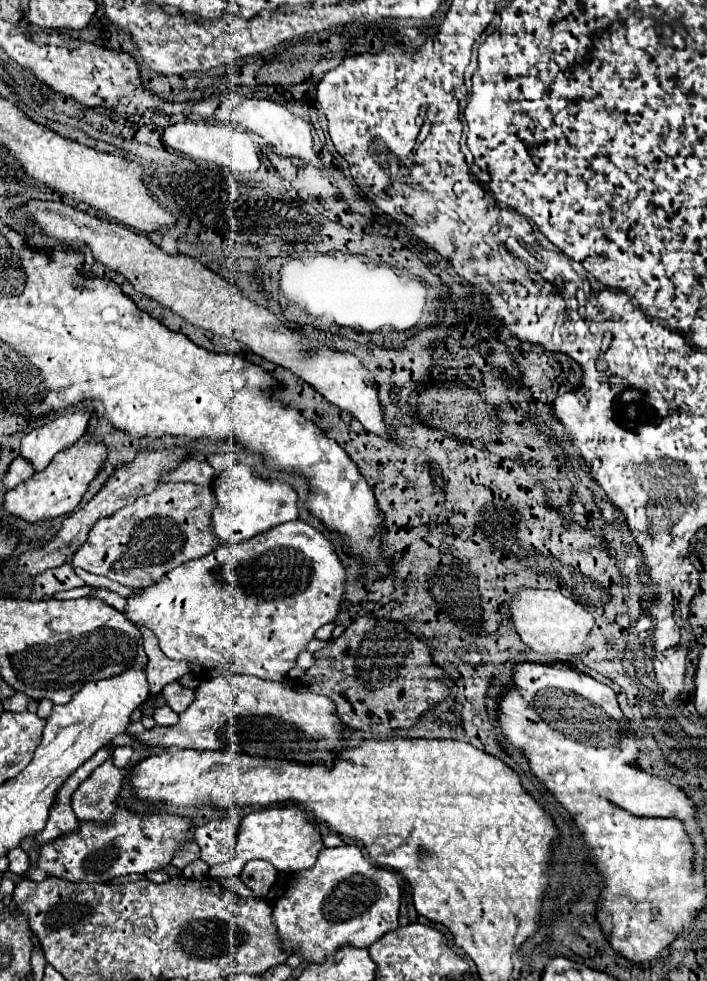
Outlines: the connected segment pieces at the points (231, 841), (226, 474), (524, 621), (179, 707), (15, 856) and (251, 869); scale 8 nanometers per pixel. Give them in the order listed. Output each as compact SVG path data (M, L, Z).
M232 812L230 816L210 820L204 826L196 828L194 840L200 846L200 858L208 866L224 864L234 858L238 826L240 826L240 816Z
M230 464L212 482L212 492L216 496L218 506L212 512L210 530L220 540L220 546L250 540L256 534L262 534L278 524L298 518L298 496L294 488L284 482L262 480L244 464Z
M518 588L508 602L510 620L522 642L534 652L542 654L570 654L576 656L586 648L586 634L594 626L594 618L572 598L554 590Z
M172 682L168 686L164 686L162 690L162 698L166 700L166 706L170 706L174 712L184 712L194 698L194 690L182 686L180 682Z
M22 848L12 850L12 854L8 854L8 860L10 860L10 868L8 868L10 872L24 874L28 870L28 854Z
M254 860L254 862L248 862L240 874L242 882L258 896L258 898L264 898L270 890L270 886L274 884L276 880L276 870L272 864L268 862L260 862L260 860Z

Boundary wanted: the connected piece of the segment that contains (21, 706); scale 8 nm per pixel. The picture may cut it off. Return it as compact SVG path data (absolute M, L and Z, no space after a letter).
M16 692L16 696L12 698L12 700L8 700L8 702L4 702L4 708L6 710L10 710L10 712L24 712L26 710L26 706L28 706L28 696L26 694L20 694L20 692Z

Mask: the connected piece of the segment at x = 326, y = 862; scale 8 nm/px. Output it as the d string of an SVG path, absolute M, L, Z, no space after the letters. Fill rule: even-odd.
M338 846L322 850L312 868L292 874L288 882L290 884L284 888L284 894L272 904L272 920L276 924L276 934L282 942L282 950L286 954L300 956L302 964L322 964L342 946L368 948L372 942L388 934L388 930L398 928L398 874L368 862L358 846Z

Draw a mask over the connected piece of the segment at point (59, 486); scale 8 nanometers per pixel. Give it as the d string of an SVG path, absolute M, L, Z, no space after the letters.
M84 434L80 442L72 446L72 450L60 452L46 470L28 478L28 482L22 482L20 486L8 490L4 496L6 512L24 522L44 522L72 512L80 504L82 494L98 474L104 460L106 460L106 446L90 442L90 436Z

